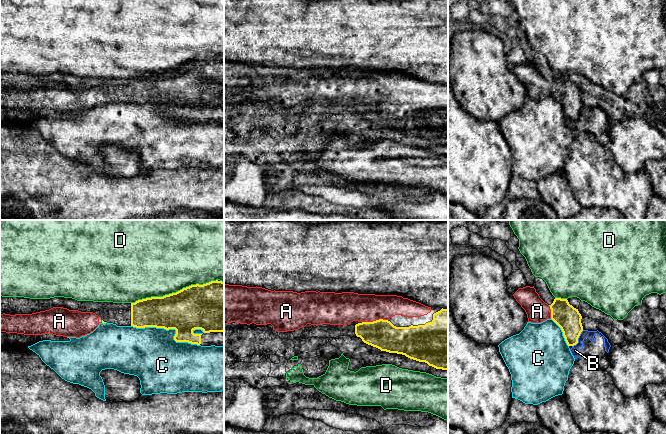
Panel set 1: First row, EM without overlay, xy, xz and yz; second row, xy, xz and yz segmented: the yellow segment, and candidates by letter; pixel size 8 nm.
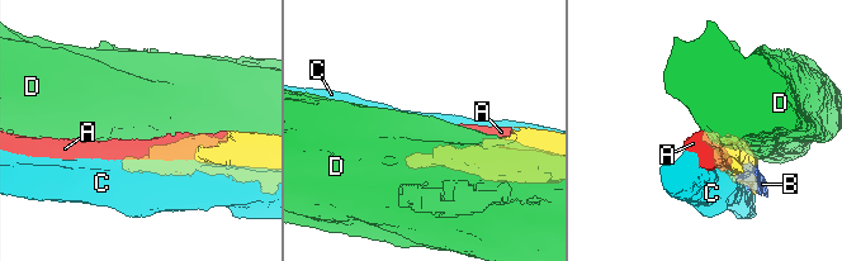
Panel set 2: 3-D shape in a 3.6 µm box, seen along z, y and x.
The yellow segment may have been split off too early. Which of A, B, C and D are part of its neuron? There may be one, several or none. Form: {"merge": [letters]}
{"merge": ["A"]}

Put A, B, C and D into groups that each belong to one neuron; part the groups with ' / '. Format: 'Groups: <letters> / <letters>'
Groups: A / B / C / D

